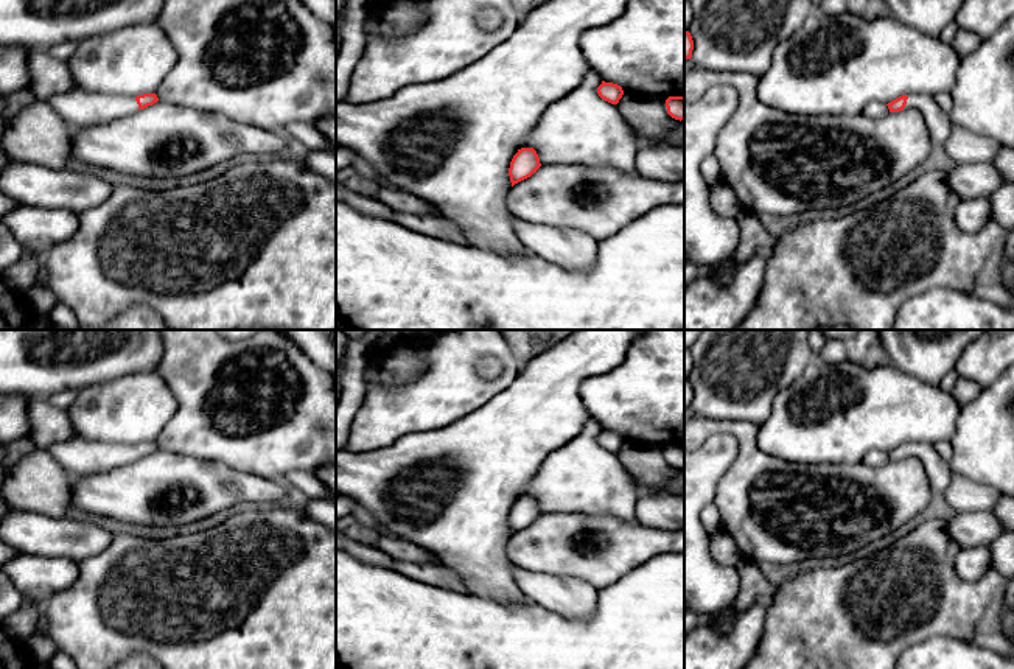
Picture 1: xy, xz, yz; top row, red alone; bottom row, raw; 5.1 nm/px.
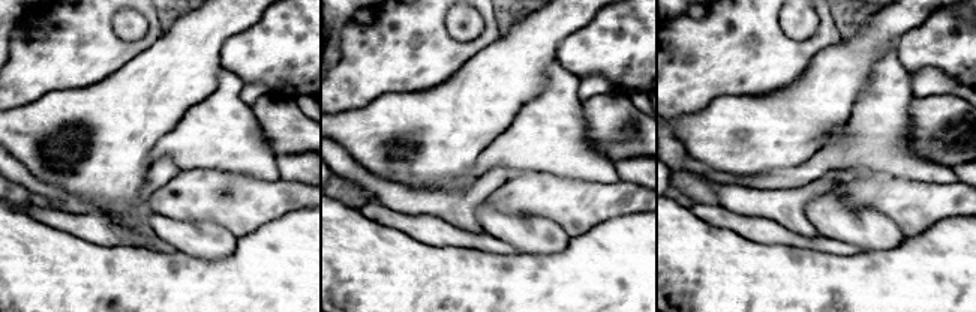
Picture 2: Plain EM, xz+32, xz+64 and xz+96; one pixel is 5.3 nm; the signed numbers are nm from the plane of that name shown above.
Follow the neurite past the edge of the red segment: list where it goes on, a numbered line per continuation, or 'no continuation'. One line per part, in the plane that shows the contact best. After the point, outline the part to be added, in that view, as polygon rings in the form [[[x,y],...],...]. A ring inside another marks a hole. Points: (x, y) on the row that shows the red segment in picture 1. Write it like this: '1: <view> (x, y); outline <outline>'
1: xy (78, 108); outline [[[79,89],[56,93],[47,103],[73,129],[104,124],[138,110],[135,96],[101,95]]]

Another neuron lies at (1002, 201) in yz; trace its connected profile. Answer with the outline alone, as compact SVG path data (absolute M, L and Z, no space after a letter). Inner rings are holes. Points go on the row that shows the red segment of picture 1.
M1005 182L988 199L992 221L1005 230L1014 229L1014 182Z

